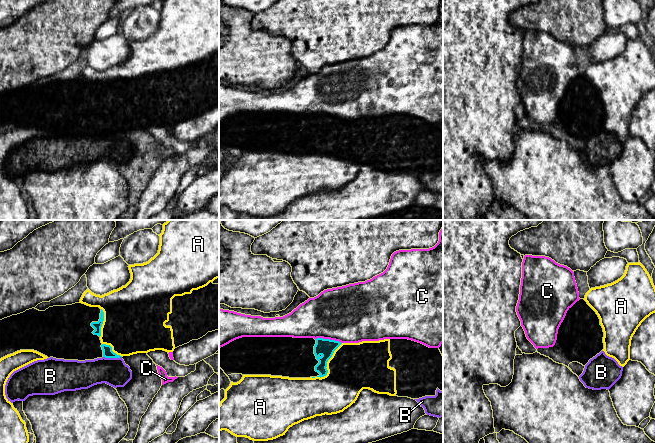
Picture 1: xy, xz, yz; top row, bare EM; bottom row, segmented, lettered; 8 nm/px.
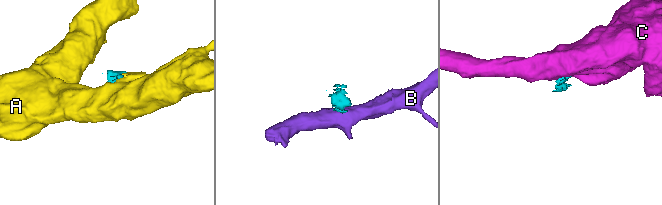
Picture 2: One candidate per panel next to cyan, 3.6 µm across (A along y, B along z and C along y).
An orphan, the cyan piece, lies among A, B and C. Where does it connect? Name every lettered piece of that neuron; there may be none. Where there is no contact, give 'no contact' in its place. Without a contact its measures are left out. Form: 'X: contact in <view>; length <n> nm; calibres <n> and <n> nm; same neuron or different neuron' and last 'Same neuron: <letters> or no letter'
A: contact in xz; length 340 nm; calibres 140 and 380 nm; different neuron
B: contact in xy; length 150 nm; calibres 80 and 220 nm; different neuron
C: contact in xz; length 220 nm; calibres 140 and 460 nm; different neuron
Same neuron: no letter

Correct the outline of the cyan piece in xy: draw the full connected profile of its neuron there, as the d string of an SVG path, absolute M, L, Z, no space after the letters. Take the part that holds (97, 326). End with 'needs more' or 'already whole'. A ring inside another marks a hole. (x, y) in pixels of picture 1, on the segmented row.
M82 303L53 306L45 311L35 308L0 320L0 359L20 350L34 350L48 358L64 360L94 360L97 358L120 358L110 345L100 340L104 312L99 307Z; needs more

